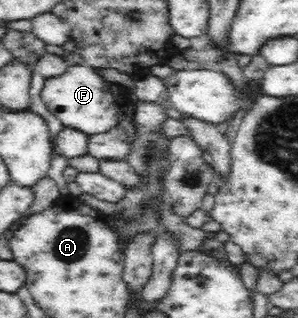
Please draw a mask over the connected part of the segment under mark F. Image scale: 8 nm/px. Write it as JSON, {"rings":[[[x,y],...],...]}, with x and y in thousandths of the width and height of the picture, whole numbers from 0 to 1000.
{"rings":[[[295,204],[238,208],[205,239],[154,245],[134,302],[168,355],[181,355],[208,393],[295,425],[369,412],[379,399],[399,396],[430,362],[443,362],[450,346],[450,327],[423,280],[389,274],[376,258],[362,261]]]}

